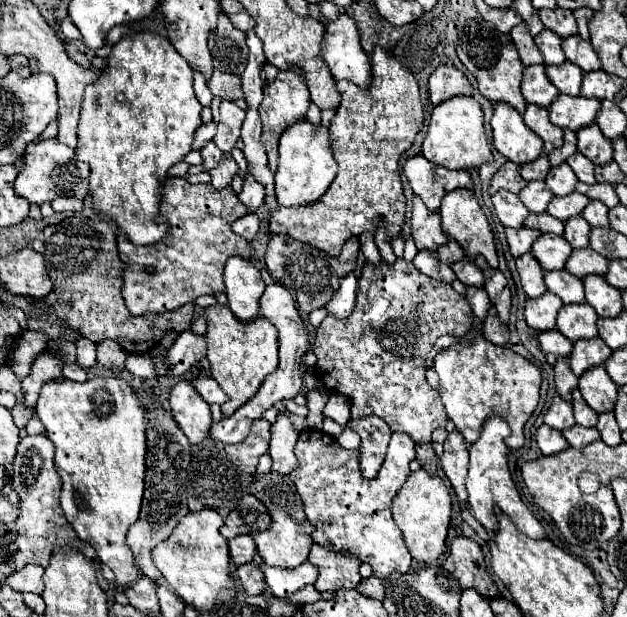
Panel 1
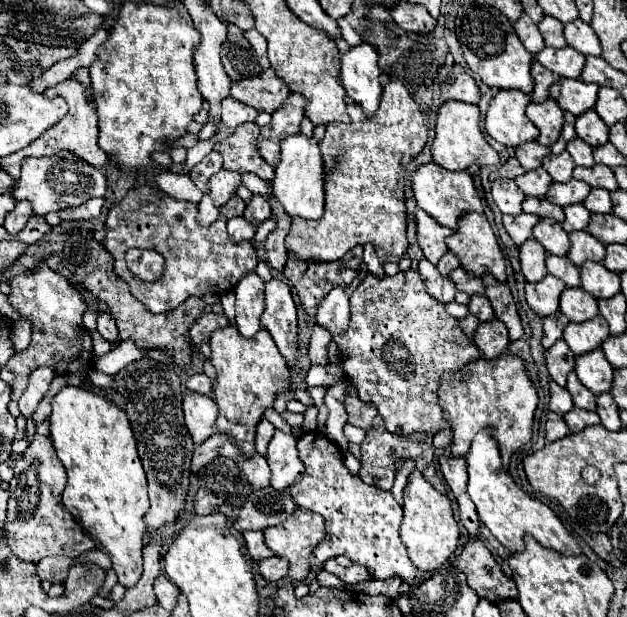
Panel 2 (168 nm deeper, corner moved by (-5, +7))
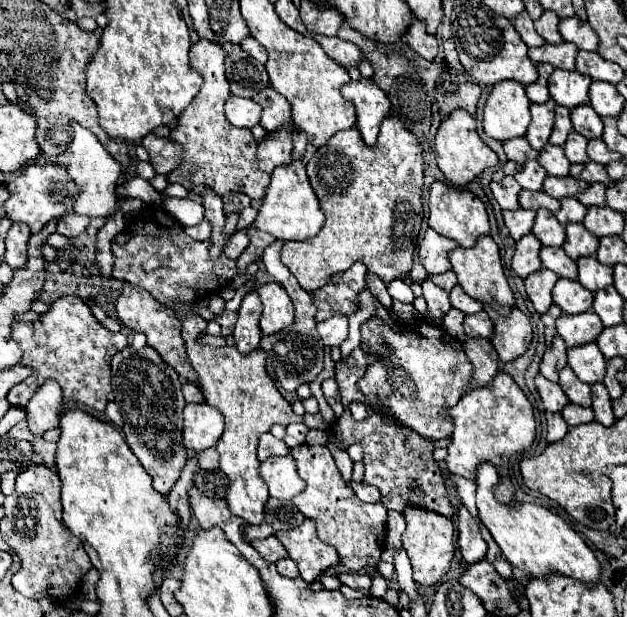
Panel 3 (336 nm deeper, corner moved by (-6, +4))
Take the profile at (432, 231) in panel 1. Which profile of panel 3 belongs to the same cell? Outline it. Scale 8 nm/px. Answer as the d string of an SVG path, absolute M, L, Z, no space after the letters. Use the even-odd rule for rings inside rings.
M427 229L425 239L419 245L419 257L427 273L443 273L451 269L449 263L449 251L457 249L459 245L447 237L437 235L433 229Z

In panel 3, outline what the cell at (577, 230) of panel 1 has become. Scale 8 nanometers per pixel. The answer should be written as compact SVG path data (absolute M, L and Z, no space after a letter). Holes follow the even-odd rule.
M563 197L561 199L561 209L555 213L555 217L565 225L565 223L581 223L587 213L587 207L583 207L575 197Z

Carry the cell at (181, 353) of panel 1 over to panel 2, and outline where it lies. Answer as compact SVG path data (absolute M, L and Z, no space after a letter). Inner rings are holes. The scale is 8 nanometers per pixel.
M202 314L190 328L190 342L192 346L200 346L202 342L208 342L210 340L210 334L220 328L220 326L226 326L228 324L228 318L224 314Z

